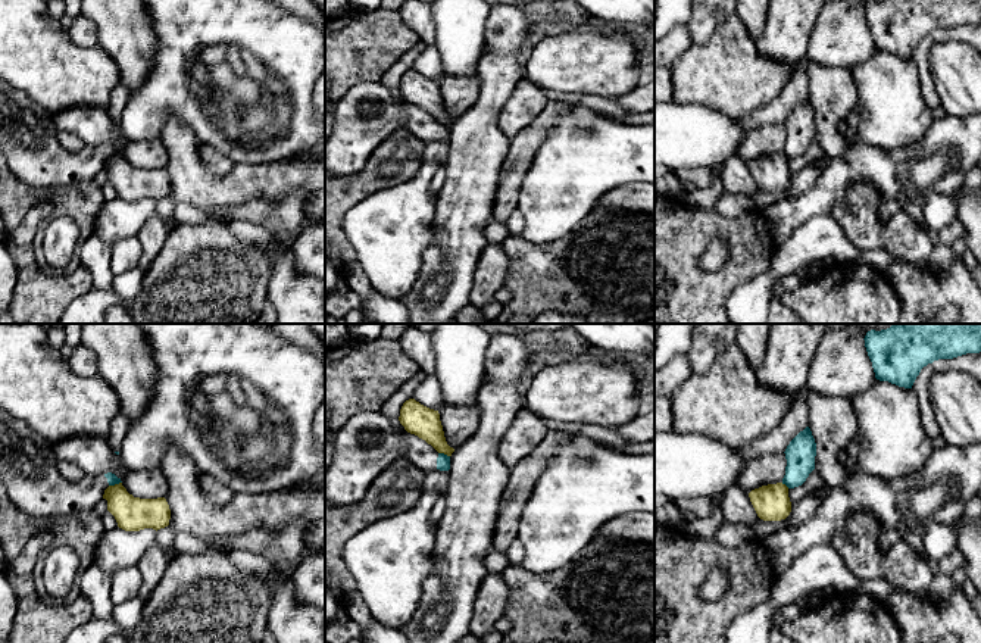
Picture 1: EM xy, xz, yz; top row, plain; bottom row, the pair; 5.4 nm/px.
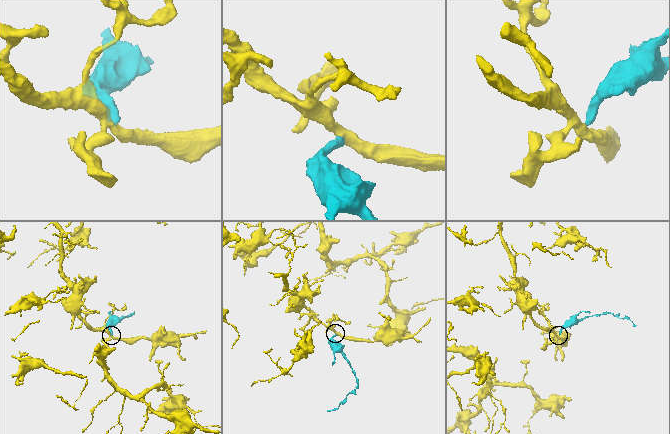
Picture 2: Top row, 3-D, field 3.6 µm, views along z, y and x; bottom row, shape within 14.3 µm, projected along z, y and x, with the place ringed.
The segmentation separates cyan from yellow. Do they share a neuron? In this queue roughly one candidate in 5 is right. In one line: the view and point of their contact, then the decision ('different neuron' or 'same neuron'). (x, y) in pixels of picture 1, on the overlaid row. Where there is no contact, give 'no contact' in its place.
xy (115, 483) | different neuron

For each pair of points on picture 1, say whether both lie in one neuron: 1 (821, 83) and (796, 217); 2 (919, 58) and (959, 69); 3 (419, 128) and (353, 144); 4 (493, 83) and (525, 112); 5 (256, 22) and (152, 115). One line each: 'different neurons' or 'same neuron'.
1: different neurons
2: different neurons
3: same neuron
4: different neurons
5: same neuron

